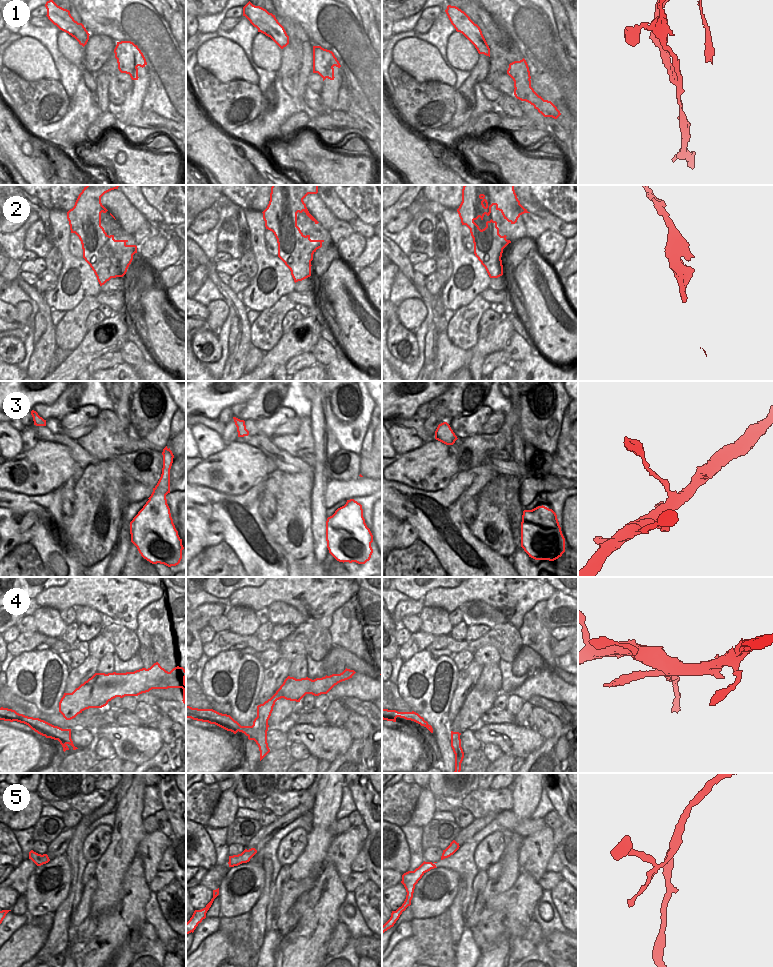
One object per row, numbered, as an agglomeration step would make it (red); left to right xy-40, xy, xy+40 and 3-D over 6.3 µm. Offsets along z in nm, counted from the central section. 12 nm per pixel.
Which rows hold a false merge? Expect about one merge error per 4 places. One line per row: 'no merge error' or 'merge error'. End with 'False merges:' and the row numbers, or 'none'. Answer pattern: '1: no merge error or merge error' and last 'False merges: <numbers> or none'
1: merge error
2: no merge error
3: no merge error
4: no merge error
5: no merge error
False merges: 1

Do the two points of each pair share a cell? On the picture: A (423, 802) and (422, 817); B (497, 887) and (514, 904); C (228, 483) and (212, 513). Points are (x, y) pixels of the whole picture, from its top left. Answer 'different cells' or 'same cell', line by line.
A: same cell
B: different cells
C: different cells

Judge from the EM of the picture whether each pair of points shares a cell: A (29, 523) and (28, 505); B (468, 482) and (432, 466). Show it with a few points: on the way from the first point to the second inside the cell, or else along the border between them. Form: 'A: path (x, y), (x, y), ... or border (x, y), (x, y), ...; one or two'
A: border (29, 511), (36, 515), (35, 530), (31, 536); two
B: border (458, 472), (444, 487), (437, 491); two

